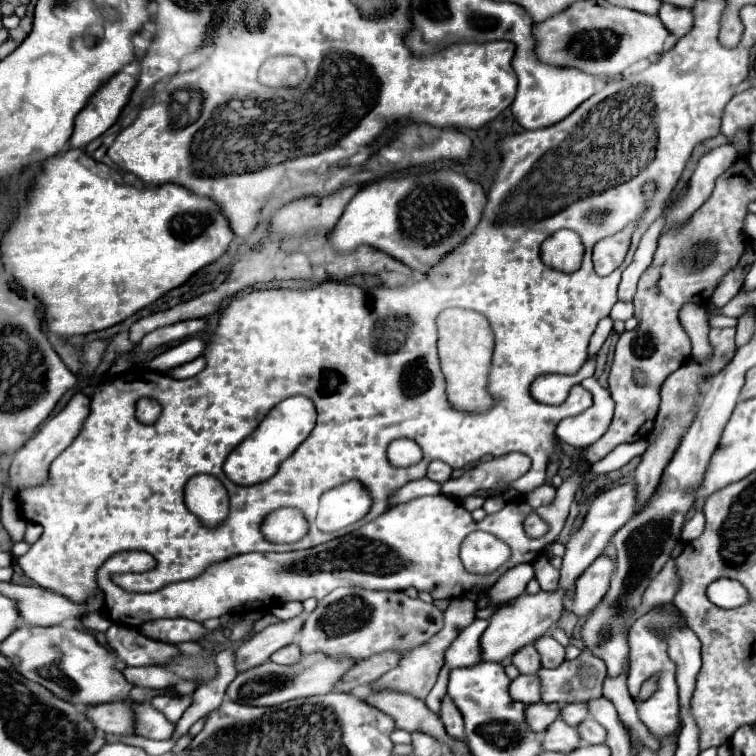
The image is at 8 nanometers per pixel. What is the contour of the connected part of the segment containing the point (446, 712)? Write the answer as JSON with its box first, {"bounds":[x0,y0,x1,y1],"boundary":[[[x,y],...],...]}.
{"bounds":[440,695,464,739],"boundary":[[[448,695],[442,699],[442,709],[440,709],[440,719],[448,731],[448,735],[456,737],[456,739],[464,739],[464,723],[462,723],[462,715],[456,709],[456,705],[452,705],[452,701],[448,701]]]}

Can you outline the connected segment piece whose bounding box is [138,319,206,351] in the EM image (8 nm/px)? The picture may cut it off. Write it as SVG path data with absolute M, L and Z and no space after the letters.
M186 319L186 321L180 321L180 323L168 325L168 327L154 329L152 333L148 333L140 341L138 351L150 351L154 347L160 347L160 345L166 345L166 343L172 343L172 341L178 341L178 339L184 339L184 337L190 337L190 335L196 335L204 327L206 327L206 321L204 319Z

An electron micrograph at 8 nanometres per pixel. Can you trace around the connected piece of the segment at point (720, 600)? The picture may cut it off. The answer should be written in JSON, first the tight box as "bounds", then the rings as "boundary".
{"bounds":[708,579,750,609],"boundary":[[[718,579],[708,587],[708,599],[714,601],[716,605],[724,607],[724,609],[732,609],[738,605],[744,605],[750,601],[748,591],[744,589],[744,585],[740,585],[740,581],[734,579]]]}

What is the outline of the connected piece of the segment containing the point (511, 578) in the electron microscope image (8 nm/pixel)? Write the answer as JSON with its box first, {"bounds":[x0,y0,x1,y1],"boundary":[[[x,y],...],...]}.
{"bounds":[476,565,534,619],"boundary":[[[516,565],[512,569],[508,569],[498,581],[496,585],[492,585],[492,589],[488,589],[488,607],[480,609],[476,613],[478,619],[490,619],[496,607],[506,605],[508,601],[520,597],[528,585],[528,581],[534,577],[534,569],[532,565]]]}

